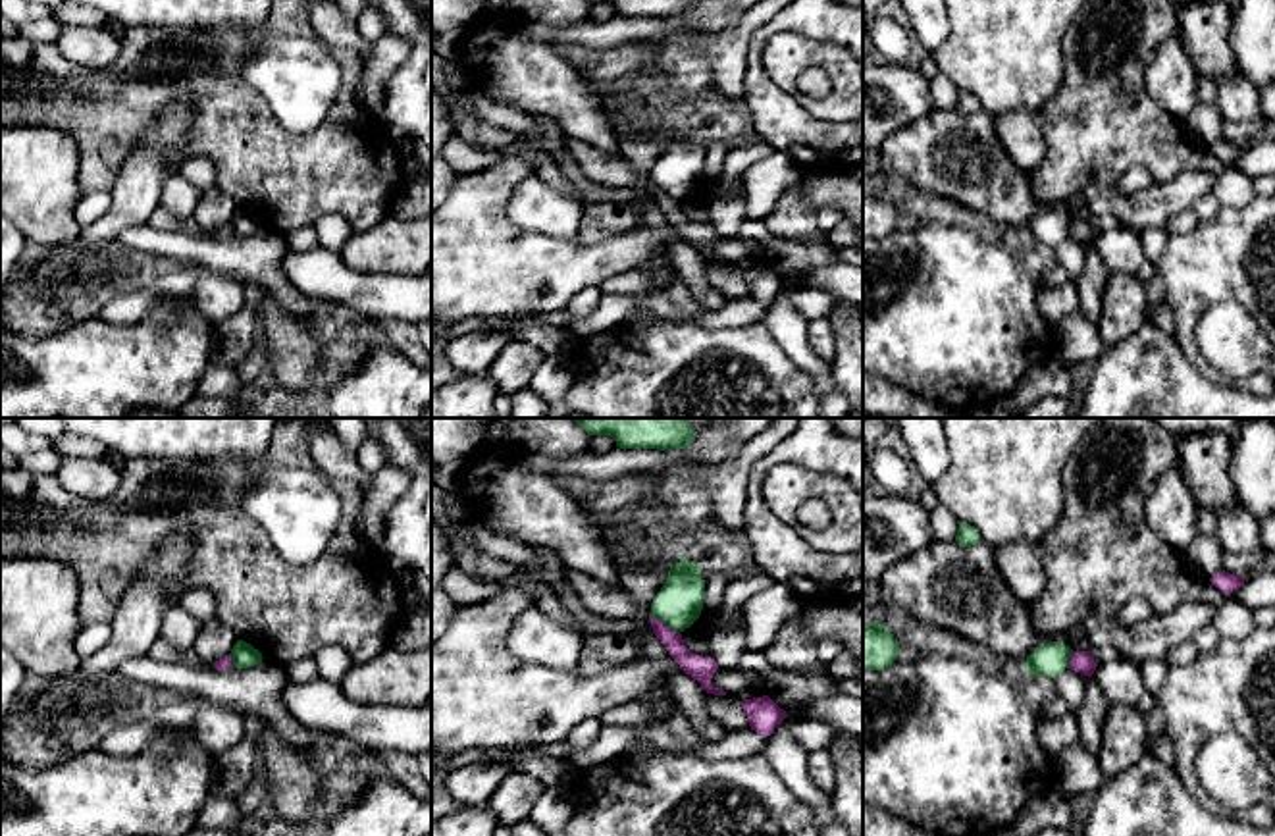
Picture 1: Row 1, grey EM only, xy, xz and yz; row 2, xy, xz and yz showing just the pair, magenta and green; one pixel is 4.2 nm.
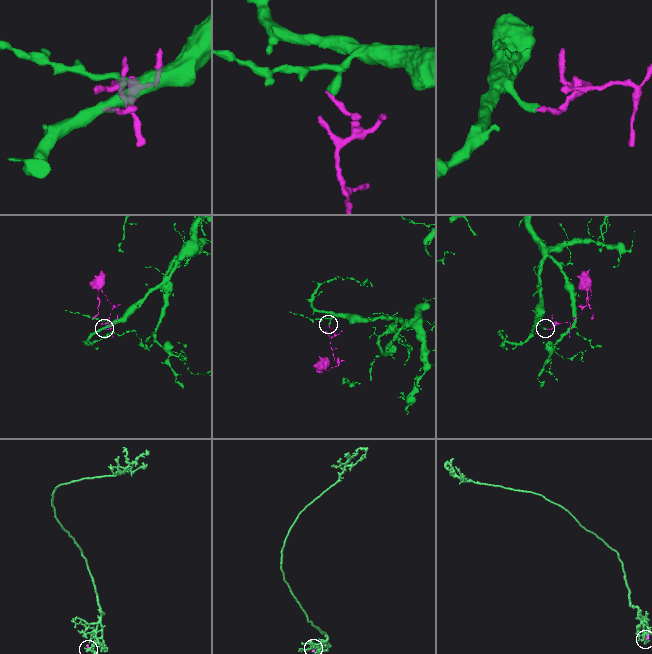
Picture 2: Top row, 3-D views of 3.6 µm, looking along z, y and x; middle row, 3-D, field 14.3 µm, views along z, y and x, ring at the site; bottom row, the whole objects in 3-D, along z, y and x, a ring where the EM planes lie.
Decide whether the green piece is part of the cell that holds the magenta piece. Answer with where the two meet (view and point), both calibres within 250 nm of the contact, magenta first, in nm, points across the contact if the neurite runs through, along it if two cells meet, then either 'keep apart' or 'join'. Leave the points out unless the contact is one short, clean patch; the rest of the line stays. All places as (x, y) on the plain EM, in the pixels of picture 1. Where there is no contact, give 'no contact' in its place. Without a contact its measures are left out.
xz (665, 193) | 110/200 nm | along xz (653, 183), (678, 201) | keep apart

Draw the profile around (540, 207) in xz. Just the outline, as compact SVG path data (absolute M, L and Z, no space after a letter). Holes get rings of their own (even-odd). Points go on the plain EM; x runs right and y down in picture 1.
M543 175L516 185L508 200L508 216L514 225L553 239L576 239L584 210L585 202L547 183Z

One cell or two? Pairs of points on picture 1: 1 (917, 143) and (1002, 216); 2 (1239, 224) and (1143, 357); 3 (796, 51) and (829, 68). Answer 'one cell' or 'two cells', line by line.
1: one cell
2: two cells
3: one cell

